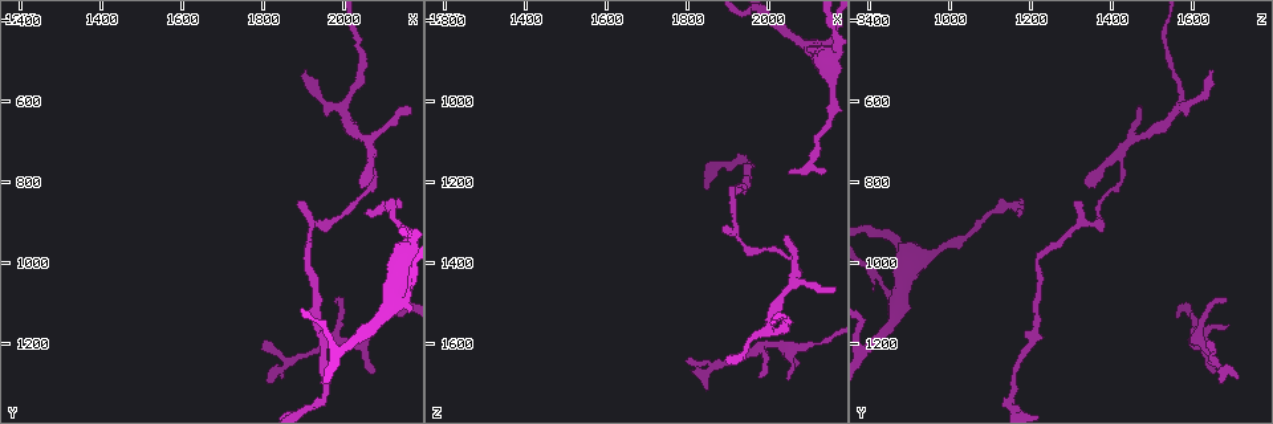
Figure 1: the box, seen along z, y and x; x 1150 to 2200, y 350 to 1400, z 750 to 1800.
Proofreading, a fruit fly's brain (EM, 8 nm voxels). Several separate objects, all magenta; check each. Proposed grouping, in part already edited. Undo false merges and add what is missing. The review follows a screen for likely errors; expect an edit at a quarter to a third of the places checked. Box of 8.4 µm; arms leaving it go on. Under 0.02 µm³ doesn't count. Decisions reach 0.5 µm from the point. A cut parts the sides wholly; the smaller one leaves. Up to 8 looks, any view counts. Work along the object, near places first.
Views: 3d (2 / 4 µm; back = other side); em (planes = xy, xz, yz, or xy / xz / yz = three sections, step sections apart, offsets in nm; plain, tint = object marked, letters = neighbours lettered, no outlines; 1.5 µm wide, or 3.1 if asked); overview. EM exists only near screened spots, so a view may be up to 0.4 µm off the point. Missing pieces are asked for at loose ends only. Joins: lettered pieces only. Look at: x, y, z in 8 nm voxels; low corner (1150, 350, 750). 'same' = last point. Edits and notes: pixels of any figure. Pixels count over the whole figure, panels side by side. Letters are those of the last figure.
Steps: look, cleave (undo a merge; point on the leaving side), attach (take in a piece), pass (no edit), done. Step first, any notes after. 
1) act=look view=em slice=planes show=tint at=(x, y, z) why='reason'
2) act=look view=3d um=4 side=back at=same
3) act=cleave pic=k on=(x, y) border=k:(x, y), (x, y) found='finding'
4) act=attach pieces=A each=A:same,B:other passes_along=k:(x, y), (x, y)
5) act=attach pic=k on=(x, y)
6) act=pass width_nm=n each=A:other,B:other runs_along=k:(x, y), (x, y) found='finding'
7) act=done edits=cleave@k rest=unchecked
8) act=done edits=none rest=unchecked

act=look view=3d um=4 at=(1910, 520, 1655) why='thin end'

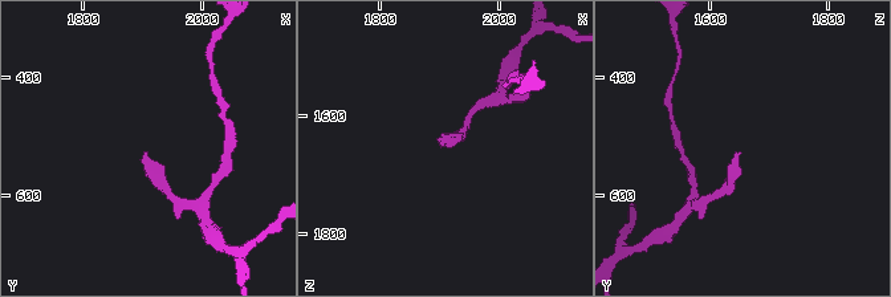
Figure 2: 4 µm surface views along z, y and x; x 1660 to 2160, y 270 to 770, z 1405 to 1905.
act=look view=em slice=planes show=letters at=(1905, 525, 1655)

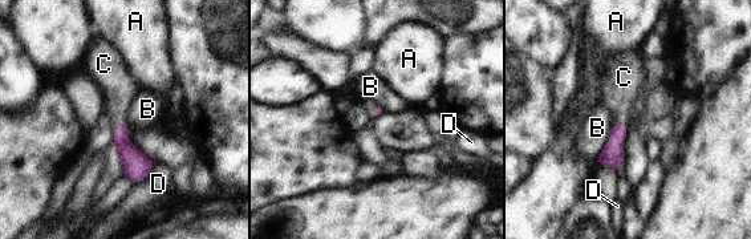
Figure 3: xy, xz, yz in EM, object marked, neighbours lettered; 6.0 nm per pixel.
act=attach pieces=C longest_contact=B:240nm each=A:other,B:other,C:same,D:other passes_along=3:(133, 161), (118, 125), (120, 86) found='it goes on there'

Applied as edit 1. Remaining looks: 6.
act=look view=em slice=yz step=8 show=tint at=(2055, 880, 1175) why='end of a long branch'

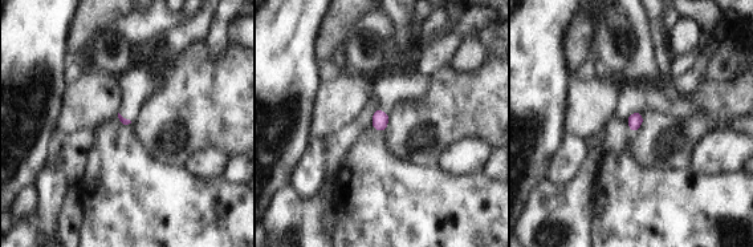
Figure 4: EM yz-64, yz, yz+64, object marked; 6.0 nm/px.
act=look view=em slice=yz step=8 show=letters at=same

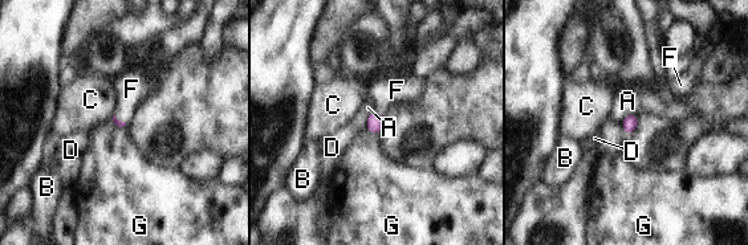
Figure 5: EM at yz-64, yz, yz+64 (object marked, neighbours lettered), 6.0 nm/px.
act=attach pieces=F each=A:other,B:other,C:other,D:other,F:same,G:other passes_along=5:(121, 123), (121, 121), (131, 89) found='it goes on there'

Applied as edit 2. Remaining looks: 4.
act=look view=em slice=xy step=8 show=tint at=(2075, 770, 1420) why='calibre changes'

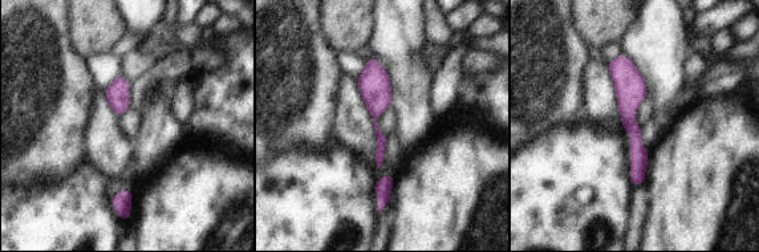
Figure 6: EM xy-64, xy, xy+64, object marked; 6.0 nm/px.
act=look view=em slice=planes show=tint at=same why='cut it another way'

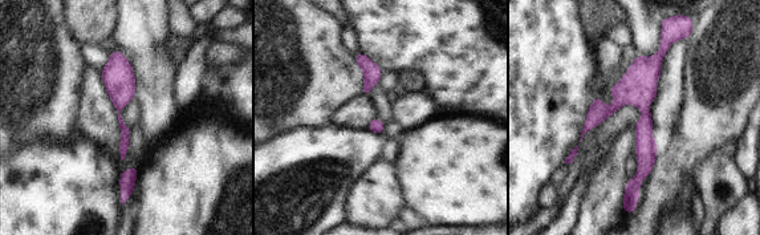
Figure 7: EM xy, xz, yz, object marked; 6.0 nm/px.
act=look view=em slice=planes show=letters at=same why='what lies round it'

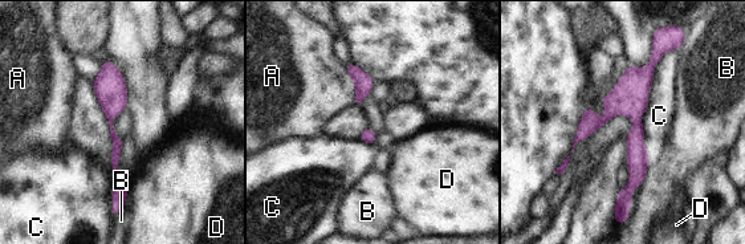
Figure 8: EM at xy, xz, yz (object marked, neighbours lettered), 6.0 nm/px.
act=pass each=A:other,B:other,C:other,D:other found='one neuron here'

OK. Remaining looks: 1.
act=done edits=attach@3,attach@5 rest=unchecked

